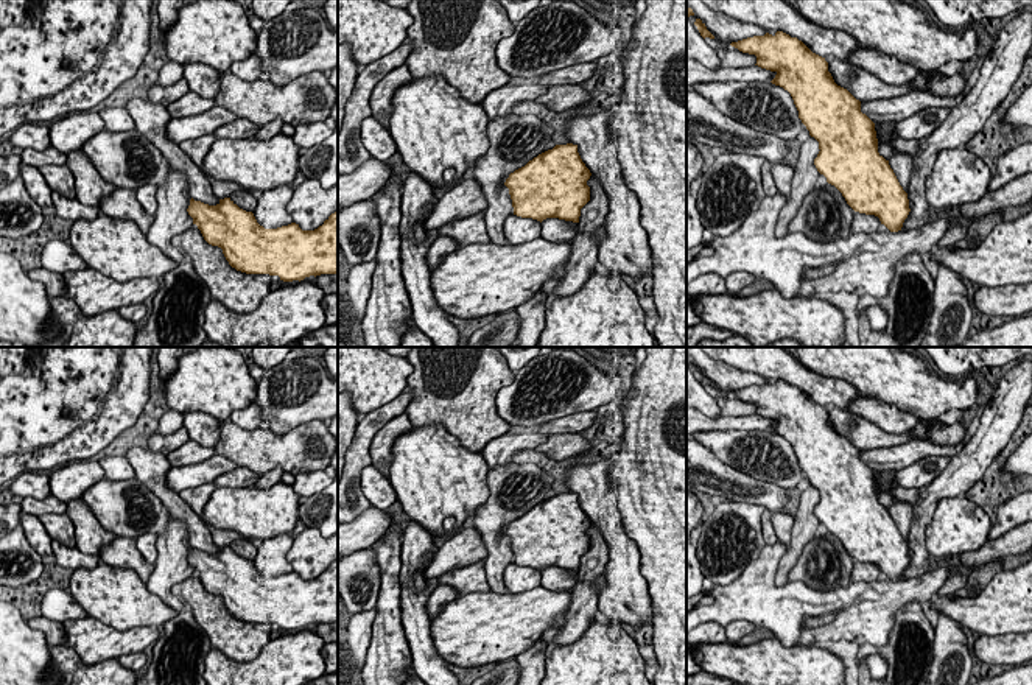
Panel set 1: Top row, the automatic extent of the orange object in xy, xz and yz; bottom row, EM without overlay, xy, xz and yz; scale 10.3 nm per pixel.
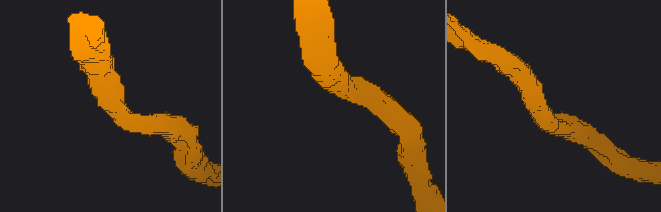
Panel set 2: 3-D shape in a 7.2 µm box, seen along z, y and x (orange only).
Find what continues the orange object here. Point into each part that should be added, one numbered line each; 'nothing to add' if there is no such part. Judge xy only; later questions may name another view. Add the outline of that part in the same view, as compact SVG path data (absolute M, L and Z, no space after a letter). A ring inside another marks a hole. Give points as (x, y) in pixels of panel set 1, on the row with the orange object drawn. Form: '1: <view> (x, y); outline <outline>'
1: xy (150, 119); outline M140 98L128 101L125 107L132 117L135 129L162 153L168 160L168 167L187 176L190 198L209 206L219 204L219 198L213 195L213 188L202 170L193 163L177 143L167 137L167 123L173 118L168 109Z

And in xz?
1: xz (553, 229); outline M546 218L542 223L542 238L553 243L573 241L576 230L565 220Z

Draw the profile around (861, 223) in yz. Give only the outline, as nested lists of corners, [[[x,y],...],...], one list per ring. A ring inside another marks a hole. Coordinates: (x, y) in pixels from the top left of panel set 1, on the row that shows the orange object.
[[[855,212],[851,221],[851,234],[873,234],[878,232],[881,221],[875,215]]]

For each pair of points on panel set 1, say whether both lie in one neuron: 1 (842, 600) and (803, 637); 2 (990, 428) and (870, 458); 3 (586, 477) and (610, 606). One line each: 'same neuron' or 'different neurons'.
1: same neuron
2: different neurons
3: same neuron

